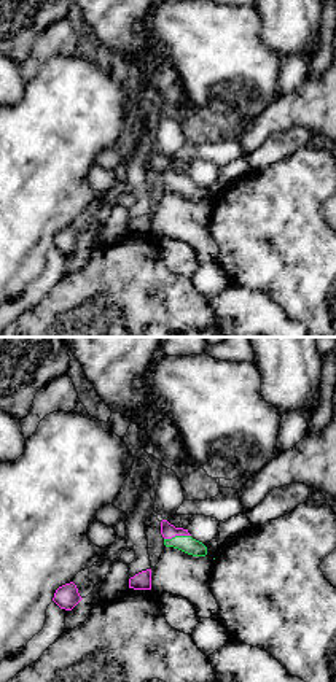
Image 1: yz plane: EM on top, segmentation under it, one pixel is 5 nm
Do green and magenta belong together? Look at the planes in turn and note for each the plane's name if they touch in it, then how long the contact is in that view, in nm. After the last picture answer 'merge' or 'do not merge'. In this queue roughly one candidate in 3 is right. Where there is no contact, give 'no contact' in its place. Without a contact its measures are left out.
contact in yz; length 140 nm

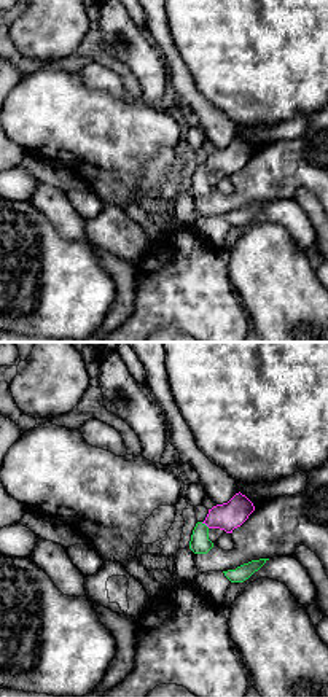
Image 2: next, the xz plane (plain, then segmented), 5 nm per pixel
contact in xz; length 50 nm

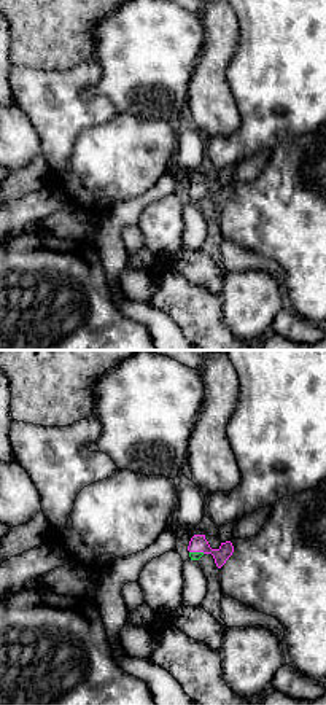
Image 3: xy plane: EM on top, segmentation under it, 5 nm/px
contact in xy; length 80 nm

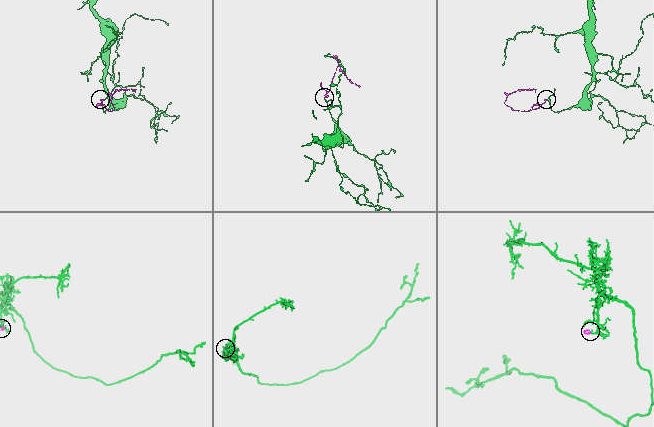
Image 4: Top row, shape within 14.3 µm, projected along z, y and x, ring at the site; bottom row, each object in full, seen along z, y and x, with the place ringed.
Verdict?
merge

